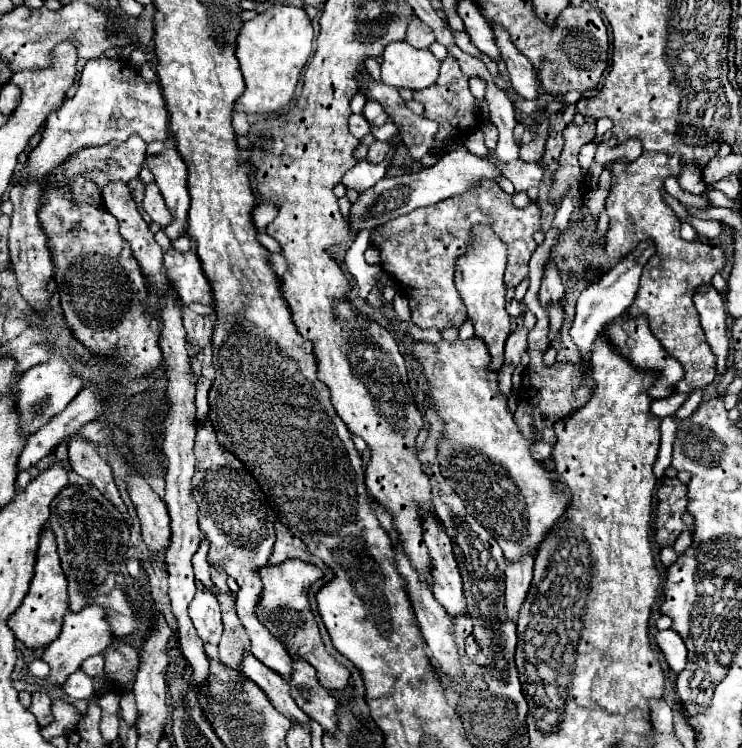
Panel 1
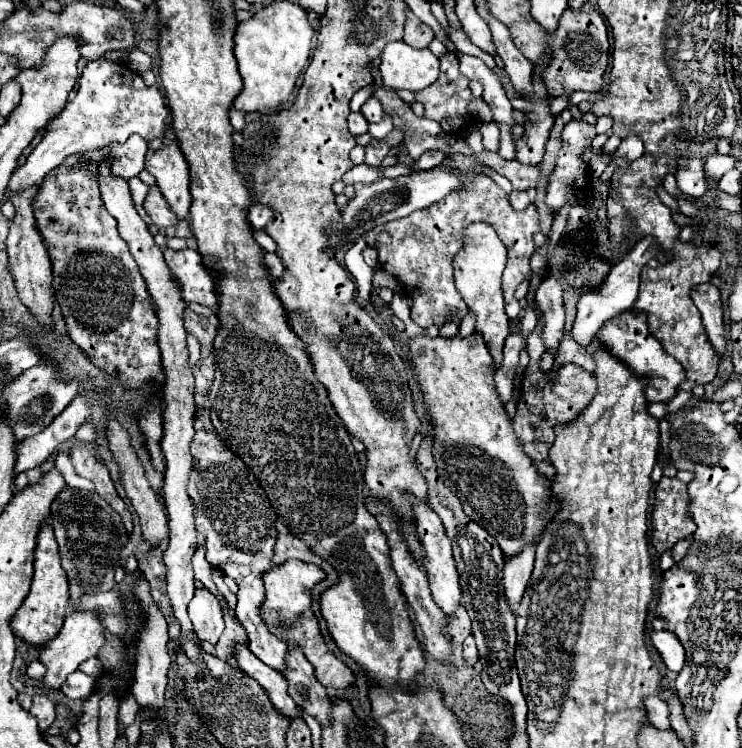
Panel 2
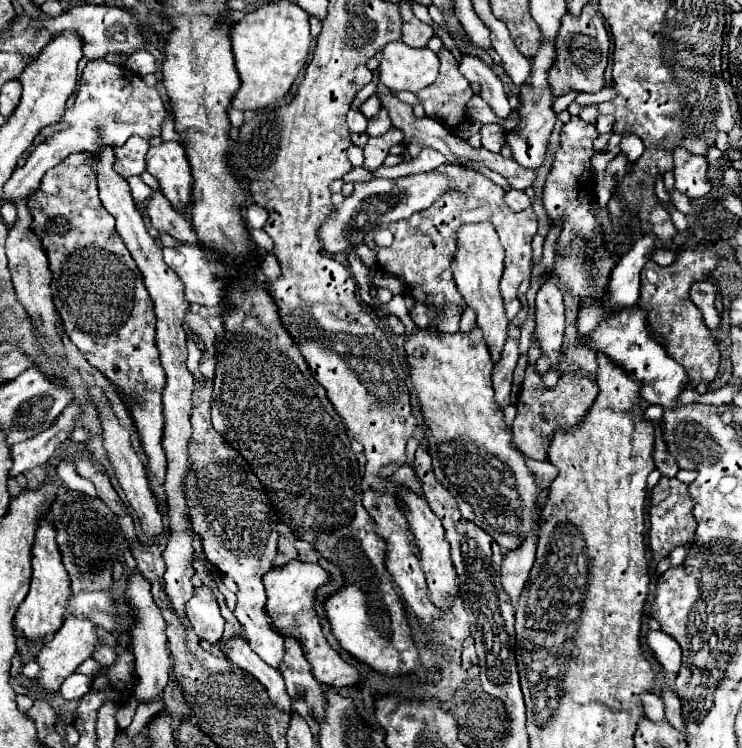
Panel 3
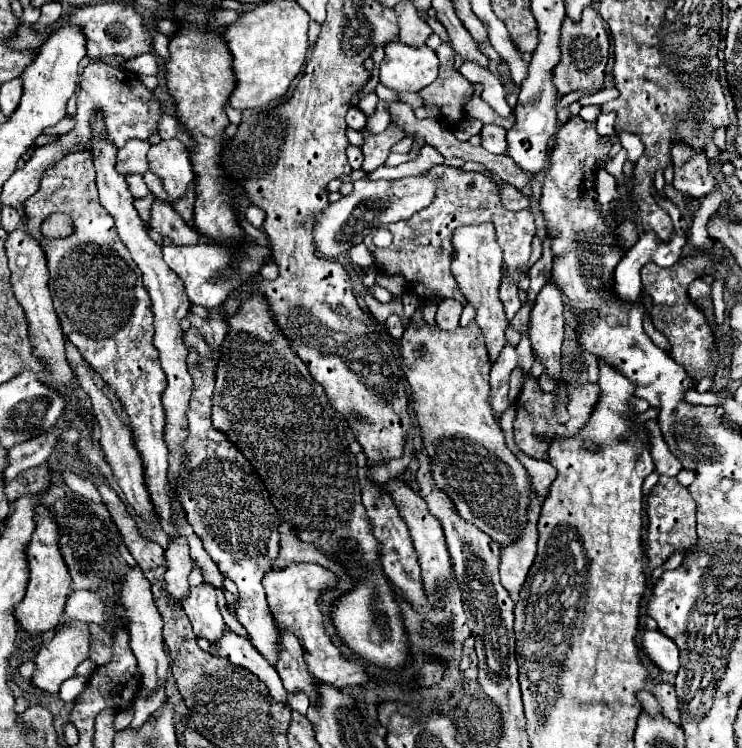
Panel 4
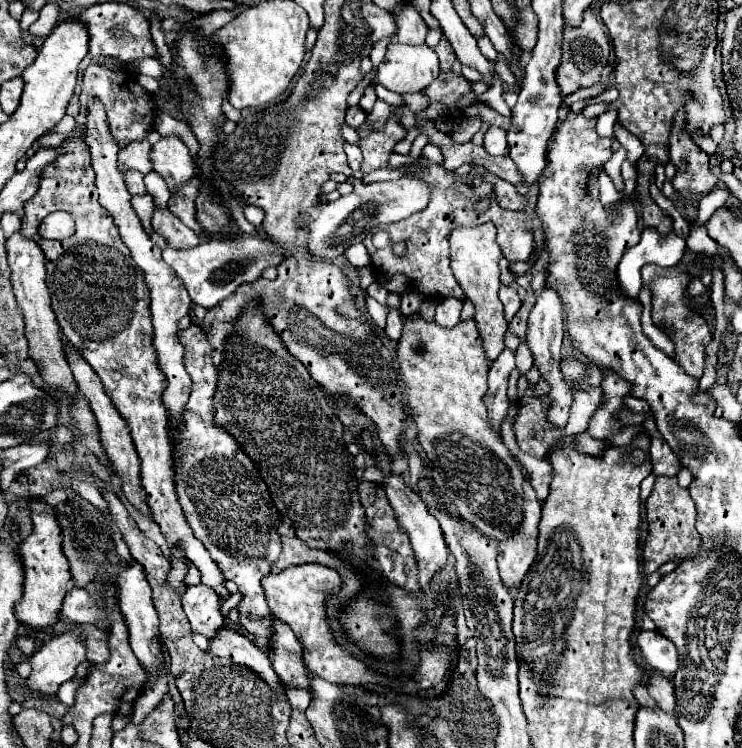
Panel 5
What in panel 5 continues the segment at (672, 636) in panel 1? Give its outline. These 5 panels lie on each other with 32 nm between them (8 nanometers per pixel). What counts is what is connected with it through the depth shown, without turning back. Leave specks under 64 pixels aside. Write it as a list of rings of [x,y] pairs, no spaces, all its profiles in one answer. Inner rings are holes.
[[[640,632],[638,636],[640,650],[646,658],[646,662],[664,674],[674,674],[678,670],[678,650],[668,638],[664,638],[660,632]]]

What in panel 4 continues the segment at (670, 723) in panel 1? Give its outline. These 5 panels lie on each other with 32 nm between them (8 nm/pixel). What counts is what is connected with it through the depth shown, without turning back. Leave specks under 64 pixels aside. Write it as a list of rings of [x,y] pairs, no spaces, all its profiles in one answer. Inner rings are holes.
[[[644,690],[644,692],[638,696],[638,700],[642,702],[642,708],[644,708],[646,714],[650,714],[650,716],[654,716],[654,718],[662,716],[662,706],[660,706],[660,702],[656,700],[654,694],[650,694],[648,690]]]

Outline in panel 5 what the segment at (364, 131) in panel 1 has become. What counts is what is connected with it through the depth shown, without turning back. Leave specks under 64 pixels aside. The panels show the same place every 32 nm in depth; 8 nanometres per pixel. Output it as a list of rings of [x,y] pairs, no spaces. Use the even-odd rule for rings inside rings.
[[[352,106],[346,112],[346,124],[352,128],[360,128],[366,122],[366,112],[360,106]]]

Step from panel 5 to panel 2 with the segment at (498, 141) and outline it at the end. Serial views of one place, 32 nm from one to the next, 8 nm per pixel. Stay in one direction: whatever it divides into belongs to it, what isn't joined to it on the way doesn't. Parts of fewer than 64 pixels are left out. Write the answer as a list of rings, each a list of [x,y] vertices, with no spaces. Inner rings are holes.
[[[490,122],[490,124],[480,124],[480,132],[482,132],[482,142],[484,142],[484,146],[486,146],[486,150],[492,150],[492,152],[496,152],[496,148],[498,148],[498,140],[500,140],[500,132],[498,132],[498,126],[494,124],[494,122]]]

